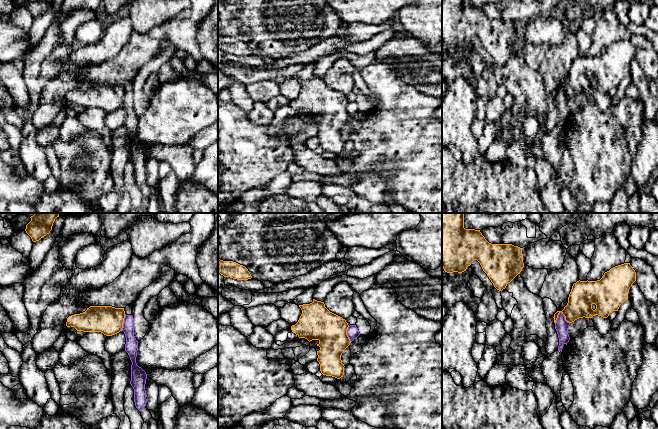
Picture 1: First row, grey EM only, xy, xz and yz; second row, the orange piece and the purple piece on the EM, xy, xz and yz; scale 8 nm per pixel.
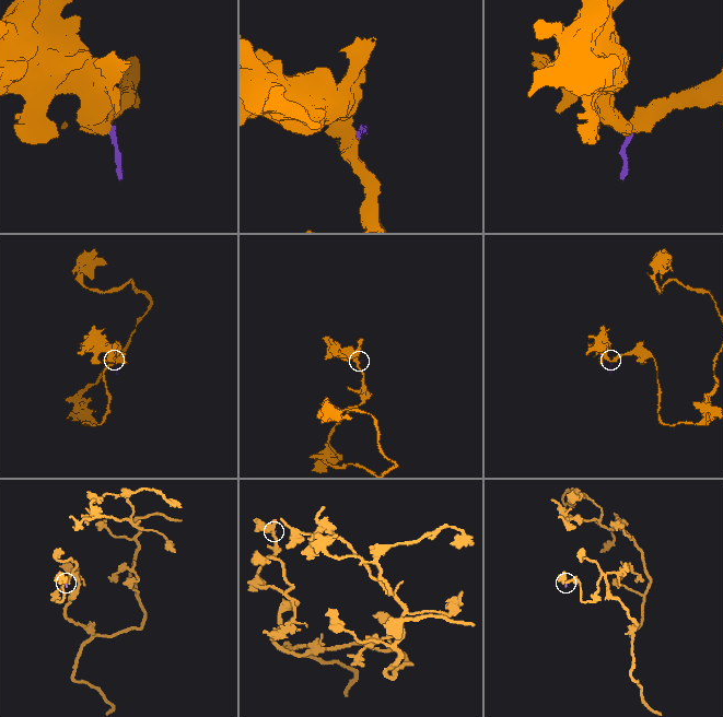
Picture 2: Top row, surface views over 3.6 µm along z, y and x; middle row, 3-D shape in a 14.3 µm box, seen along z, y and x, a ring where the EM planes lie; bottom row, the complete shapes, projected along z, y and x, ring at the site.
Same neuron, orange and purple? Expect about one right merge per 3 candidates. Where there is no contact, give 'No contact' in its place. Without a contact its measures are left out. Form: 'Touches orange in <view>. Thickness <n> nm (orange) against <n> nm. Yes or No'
Touches orange in yz. Thickness 220 nm (orange) against 110 nm. No

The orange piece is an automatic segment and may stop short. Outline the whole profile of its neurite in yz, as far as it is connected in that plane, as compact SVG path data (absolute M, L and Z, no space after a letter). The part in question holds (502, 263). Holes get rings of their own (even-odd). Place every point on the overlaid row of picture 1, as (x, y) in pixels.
M442 213L442 267L445 272L462 273L477 260L494 287L502 291L524 267L522 248L512 244L491 244L480 230L464 228L463 213Z

